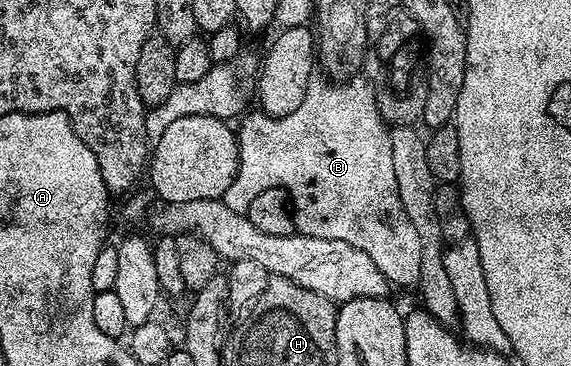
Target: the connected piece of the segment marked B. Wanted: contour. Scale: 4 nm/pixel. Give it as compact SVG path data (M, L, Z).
M312 76L308 80L307 85L302 87L299 106L290 110L285 116L271 118L258 108L252 109L252 114L247 112L242 115L241 121L238 123L240 126L237 126L239 140L237 176L233 176L233 184L229 184L229 188L225 188L221 200L226 206L233 208L233 212L246 214L249 204L253 204L253 199L260 192L265 192L265 188L287 190L292 200L296 203L303 202L303 210L301 206L301 232L305 236L317 236L325 240L345 240L345 244L353 244L353 248L361 248L361 252L365 252L365 256L369 256L369 260L373 260L373 264L377 264L377 268L381 268L388 283L395 285L396 282L399 286L414 287L419 281L419 273L421 272L421 236L413 229L413 224L409 224L409 216L405 216L405 208L401 208L401 196L397 196L397 176L393 176L393 144L389 144L391 132L377 108L376 87L371 86L370 80L363 78L364 76L354 76L348 78L347 81L334 81L323 76L320 77Z

